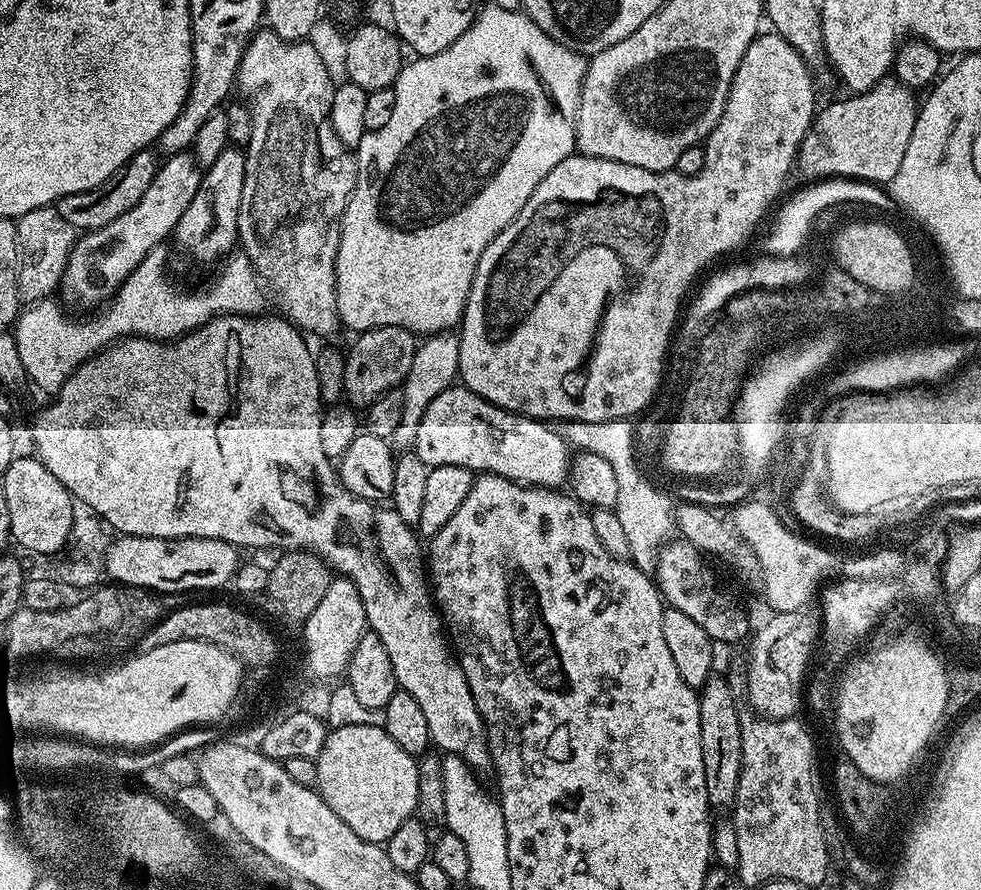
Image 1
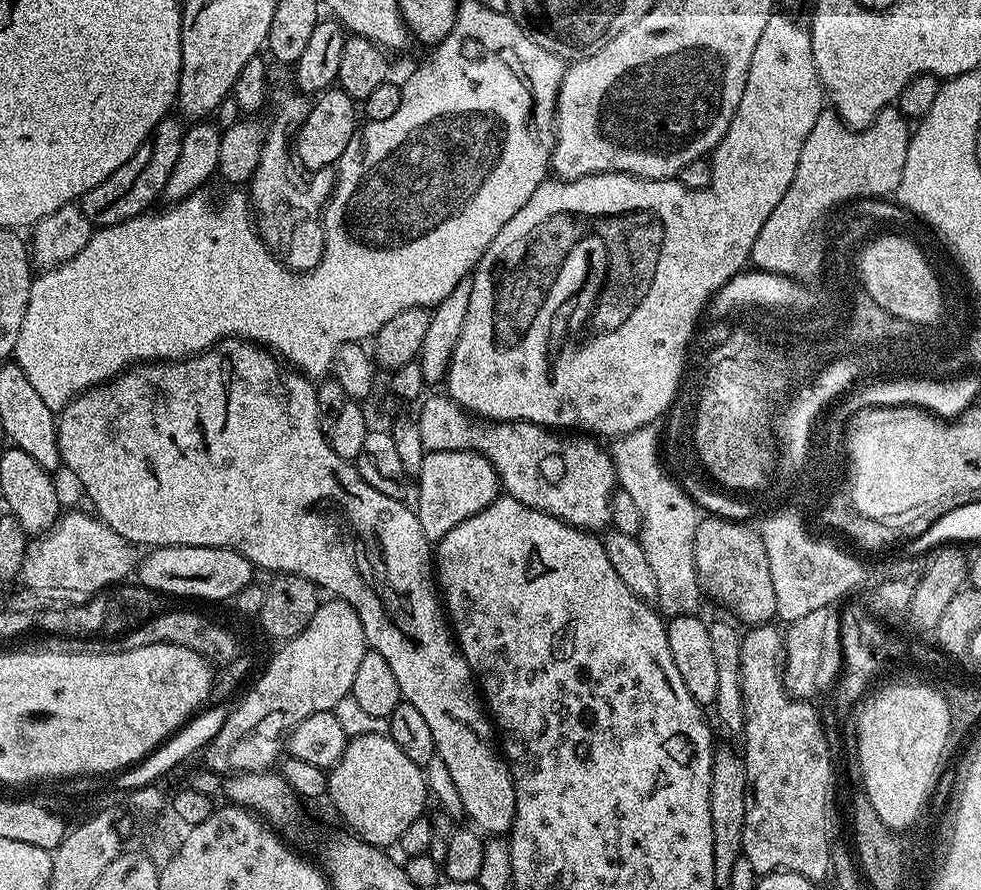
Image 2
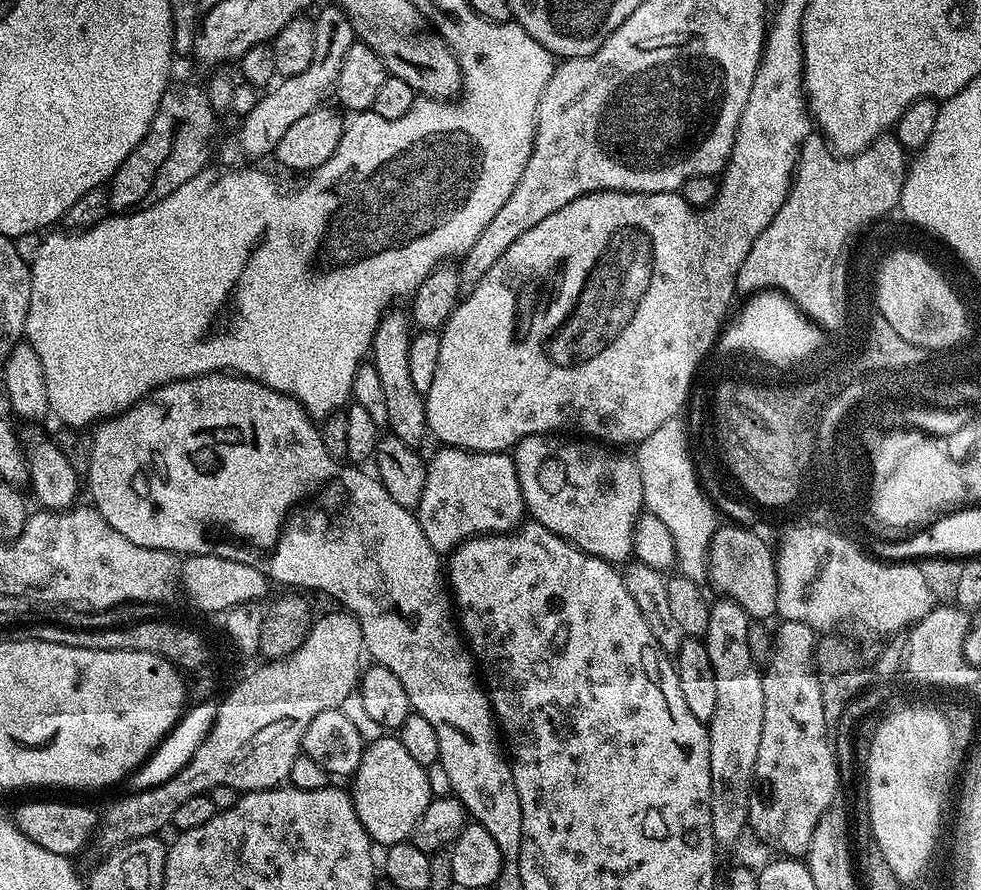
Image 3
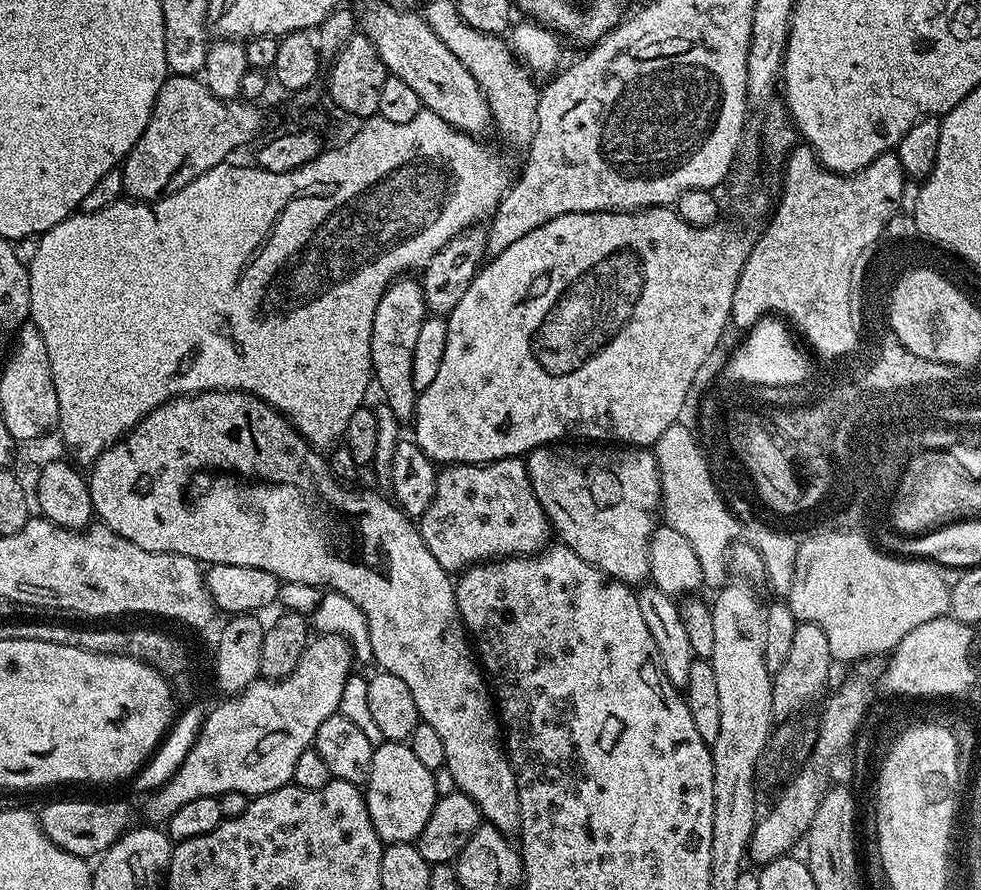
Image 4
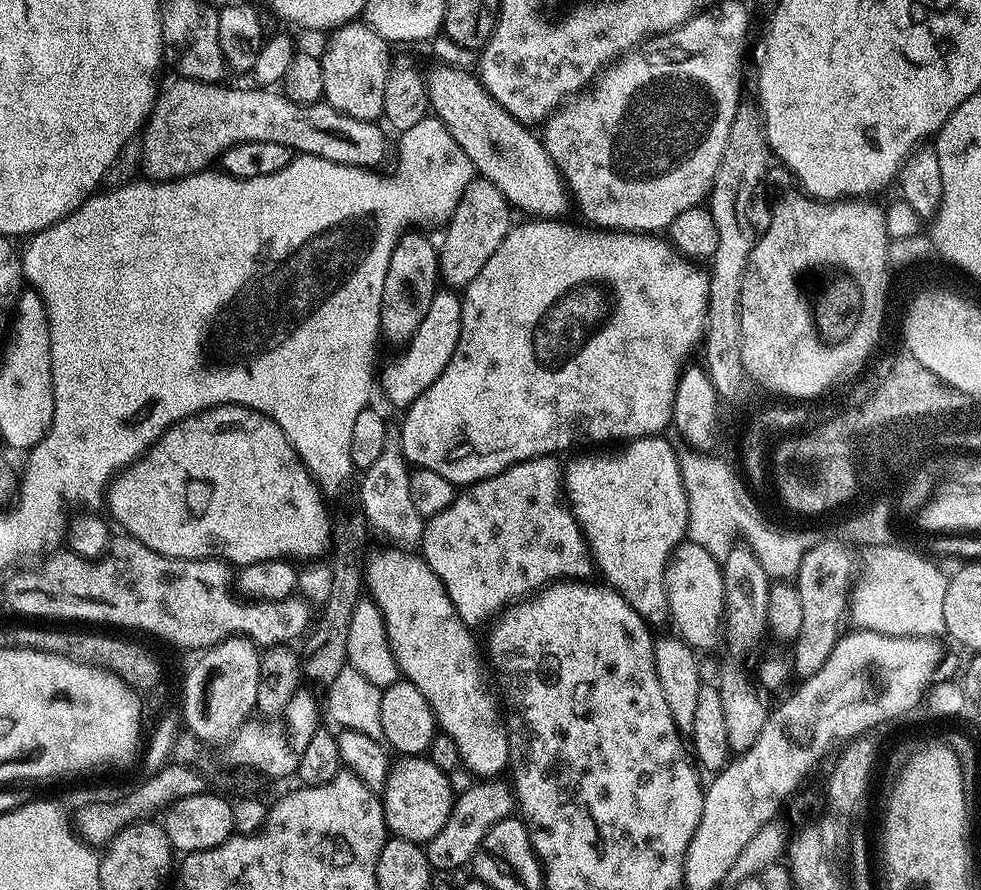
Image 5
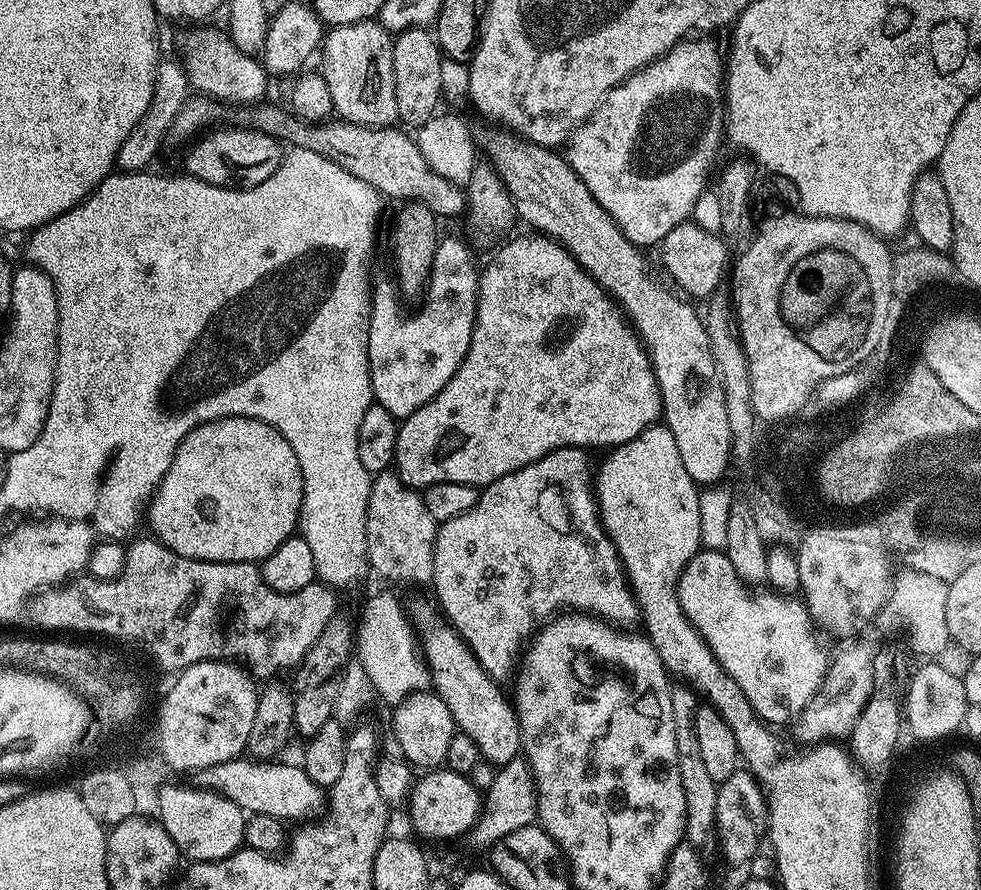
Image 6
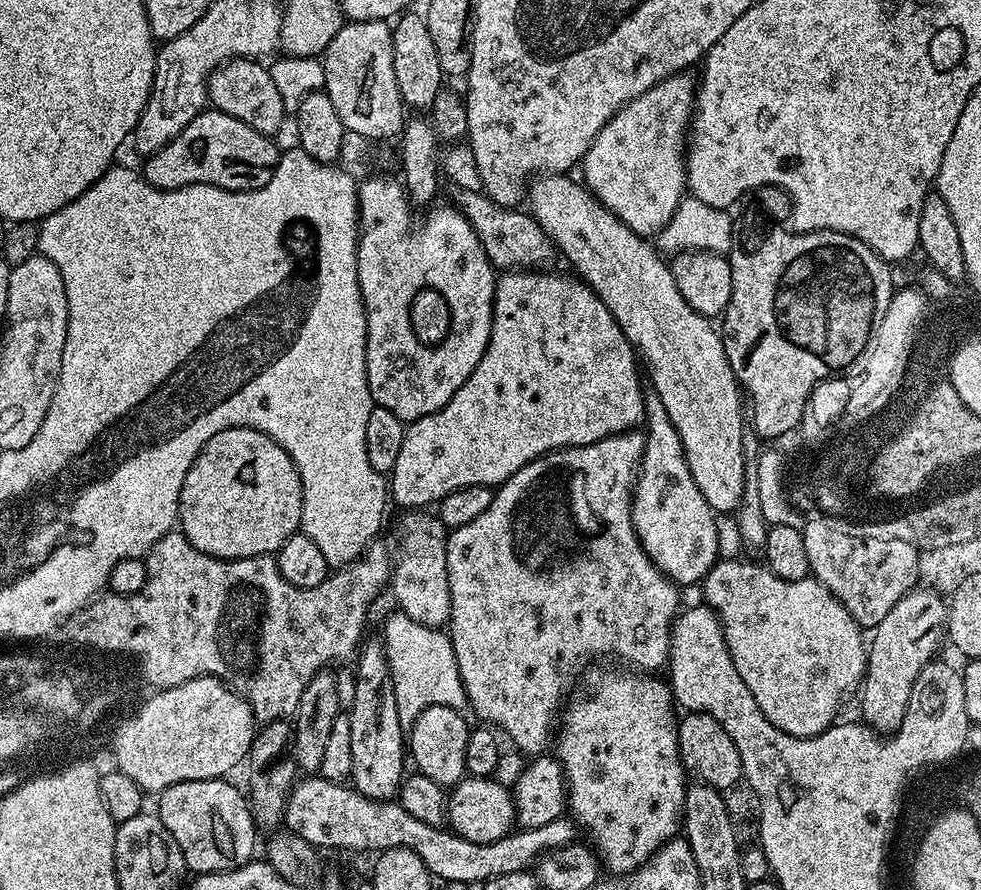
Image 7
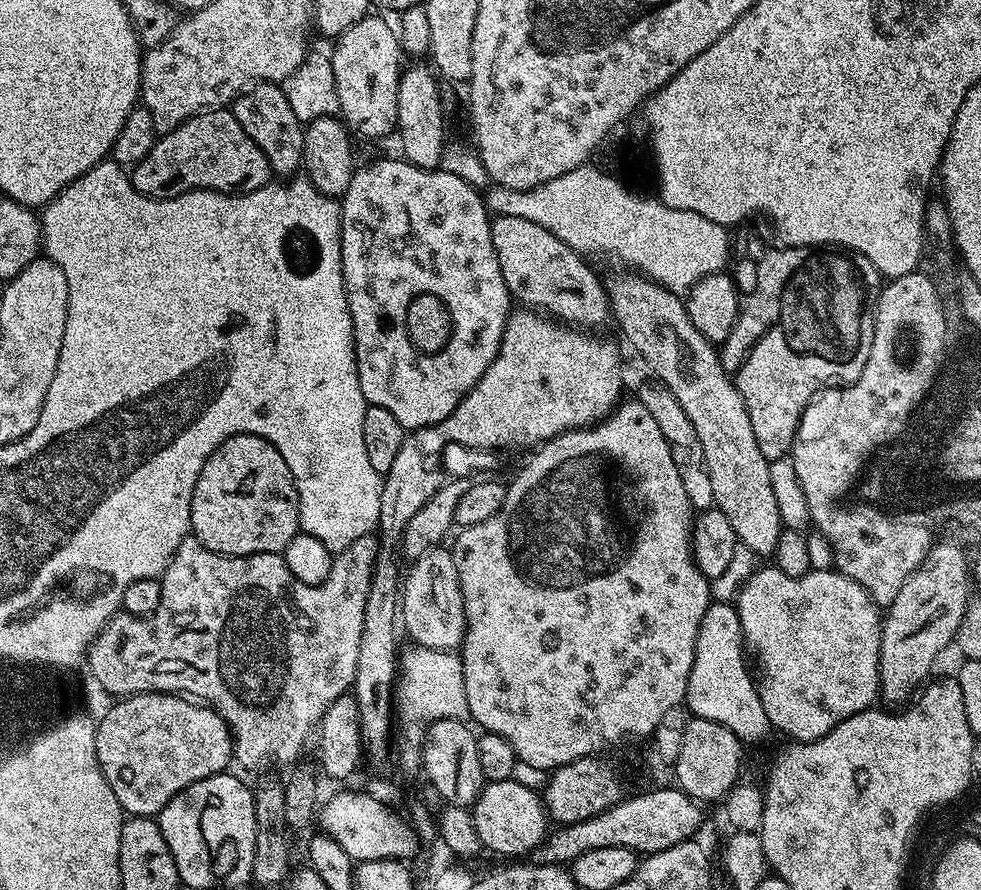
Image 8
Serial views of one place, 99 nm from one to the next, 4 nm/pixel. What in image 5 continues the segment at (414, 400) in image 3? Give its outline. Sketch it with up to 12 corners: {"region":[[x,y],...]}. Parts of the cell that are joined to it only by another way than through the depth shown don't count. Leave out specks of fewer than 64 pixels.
{"region":[[401,236],[380,291],[380,335],[407,345],[440,280],[437,245]]}

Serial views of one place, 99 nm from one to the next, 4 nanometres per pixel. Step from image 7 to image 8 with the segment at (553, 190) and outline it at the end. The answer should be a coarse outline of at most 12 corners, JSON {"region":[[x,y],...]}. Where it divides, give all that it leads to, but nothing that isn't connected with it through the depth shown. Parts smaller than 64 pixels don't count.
{"region":[[631,270],[606,280],[620,332],[685,410],[713,505],[771,557],[768,459],[685,301]]}

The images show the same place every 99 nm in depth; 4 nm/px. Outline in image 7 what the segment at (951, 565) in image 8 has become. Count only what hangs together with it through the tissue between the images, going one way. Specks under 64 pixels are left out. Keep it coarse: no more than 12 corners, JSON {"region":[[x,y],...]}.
{"region":[[913,588],[866,648],[859,719],[902,726],[914,682],[945,639],[948,604]]}

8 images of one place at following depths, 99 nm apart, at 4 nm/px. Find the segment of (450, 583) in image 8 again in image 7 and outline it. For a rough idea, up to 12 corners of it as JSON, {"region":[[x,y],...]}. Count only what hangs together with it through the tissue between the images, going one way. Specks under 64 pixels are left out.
{"region":[[408,512],[390,589],[433,628],[449,618],[448,530]]}

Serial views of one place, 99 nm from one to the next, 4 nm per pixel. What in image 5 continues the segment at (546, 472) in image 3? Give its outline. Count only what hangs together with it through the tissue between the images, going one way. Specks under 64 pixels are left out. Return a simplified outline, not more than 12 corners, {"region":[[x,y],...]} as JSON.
{"region":[[660,434],[565,463],[595,567],[652,626],[688,530]]}

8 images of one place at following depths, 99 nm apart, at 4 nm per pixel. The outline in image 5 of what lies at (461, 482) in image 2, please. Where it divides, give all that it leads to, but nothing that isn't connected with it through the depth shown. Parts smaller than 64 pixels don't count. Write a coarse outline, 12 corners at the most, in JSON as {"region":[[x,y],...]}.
{"region":[[555,455],[461,487],[419,555],[465,624],[594,572]]}

